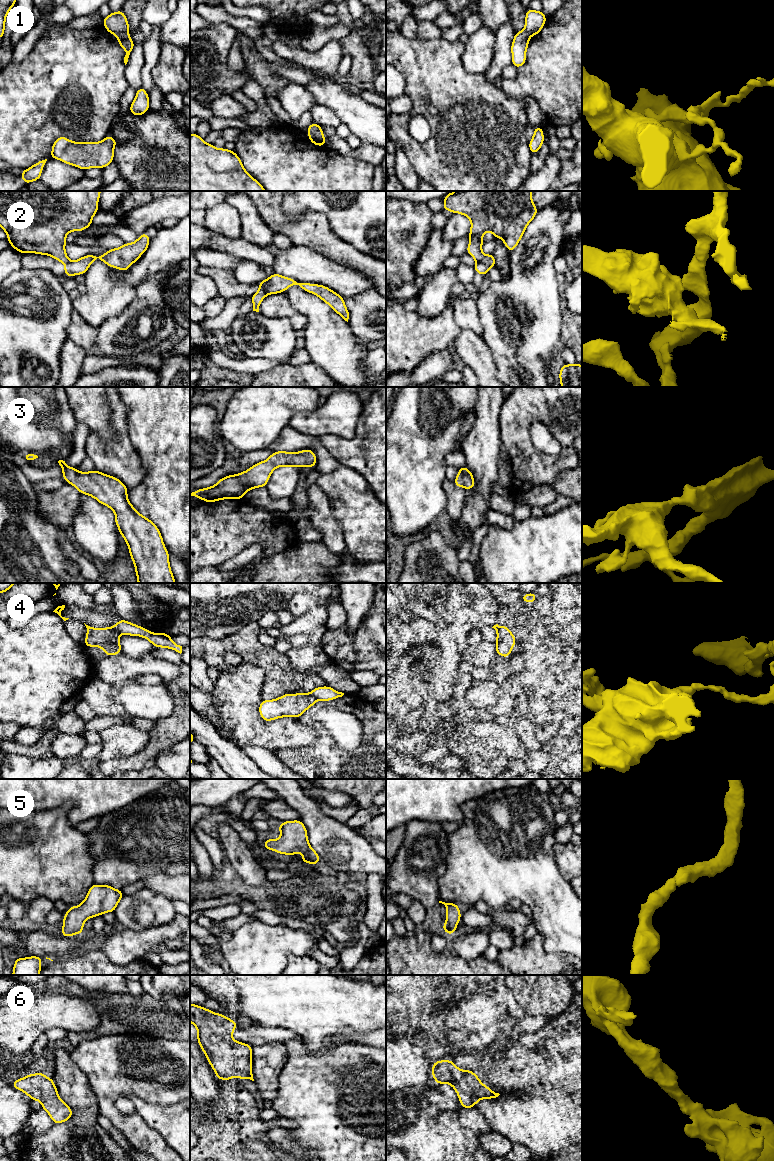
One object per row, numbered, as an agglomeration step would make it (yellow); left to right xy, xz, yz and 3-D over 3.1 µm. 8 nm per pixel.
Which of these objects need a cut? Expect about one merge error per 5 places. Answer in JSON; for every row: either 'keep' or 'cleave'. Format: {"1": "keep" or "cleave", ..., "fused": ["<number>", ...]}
{"1": "cleave", "2": "cleave", "3": "keep", "4": "cleave", "5": "keep", "6": "keep", "fused": ["1", "2", "4"]}

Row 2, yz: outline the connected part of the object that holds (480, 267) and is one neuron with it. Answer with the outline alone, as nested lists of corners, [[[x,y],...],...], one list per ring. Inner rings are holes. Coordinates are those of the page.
[[[476,262],[476,264],[474,265],[474,269],[476,273],[487,276],[489,267],[483,262]]]

